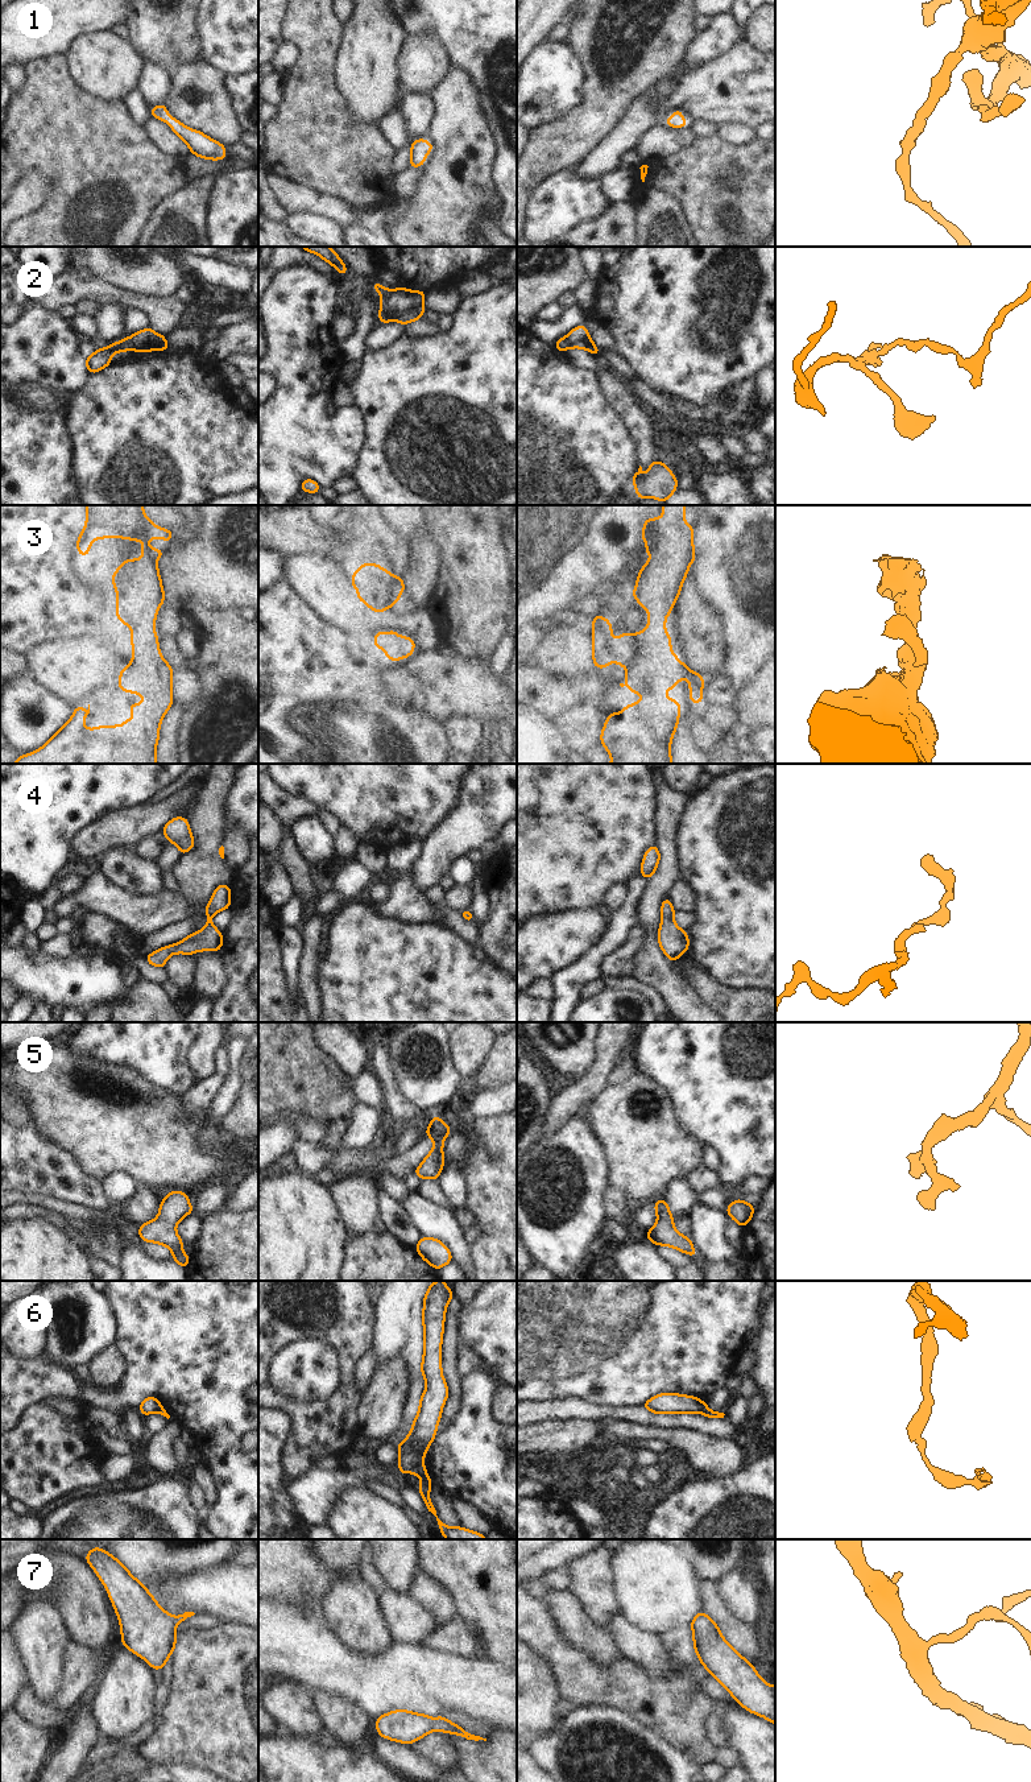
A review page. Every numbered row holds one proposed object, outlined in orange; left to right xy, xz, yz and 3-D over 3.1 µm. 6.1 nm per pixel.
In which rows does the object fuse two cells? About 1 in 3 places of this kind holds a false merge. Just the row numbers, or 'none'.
2, 6

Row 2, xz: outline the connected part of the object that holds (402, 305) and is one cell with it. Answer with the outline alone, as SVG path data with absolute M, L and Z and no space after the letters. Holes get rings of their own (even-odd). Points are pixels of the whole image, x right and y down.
M403 286L393 290L388 297L382 297L381 307L378 310L380 323L388 323L397 321L406 326L411 321L419 321L426 307L423 306L423 298L427 292L407 290Z

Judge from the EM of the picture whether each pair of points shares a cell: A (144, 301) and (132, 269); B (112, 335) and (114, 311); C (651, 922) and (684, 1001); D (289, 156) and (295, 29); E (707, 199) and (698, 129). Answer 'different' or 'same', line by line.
A: different
B: same
C: same
D: same
E: different

